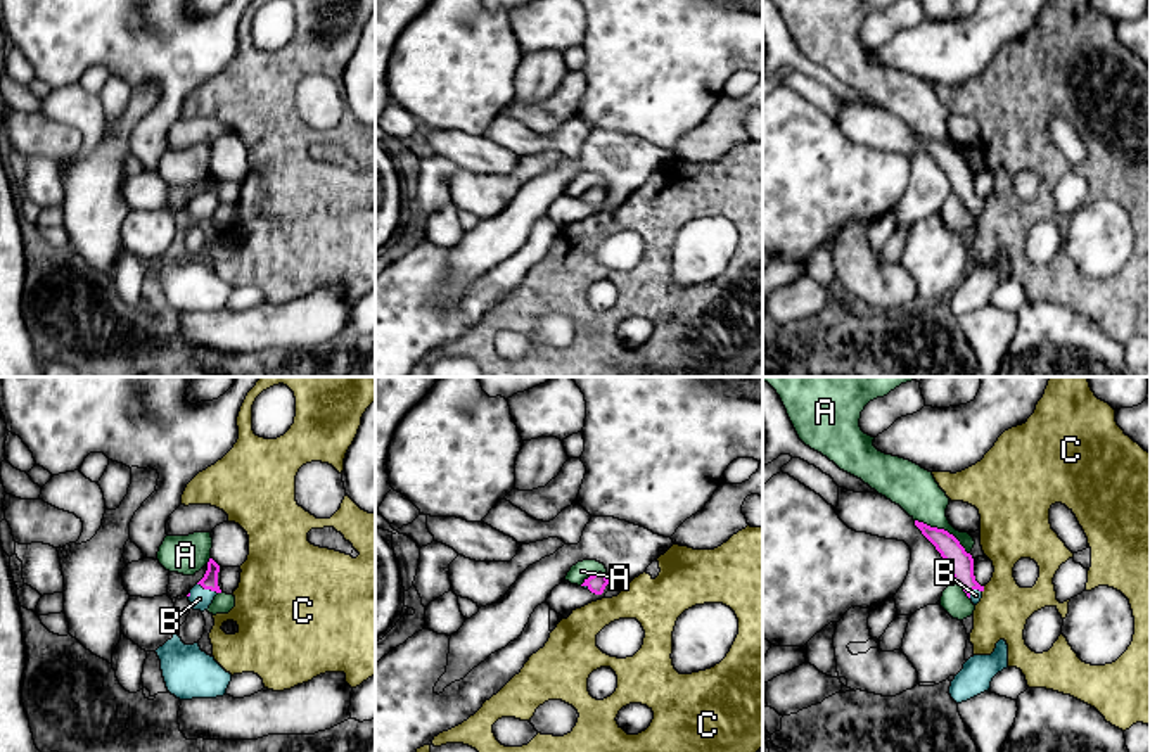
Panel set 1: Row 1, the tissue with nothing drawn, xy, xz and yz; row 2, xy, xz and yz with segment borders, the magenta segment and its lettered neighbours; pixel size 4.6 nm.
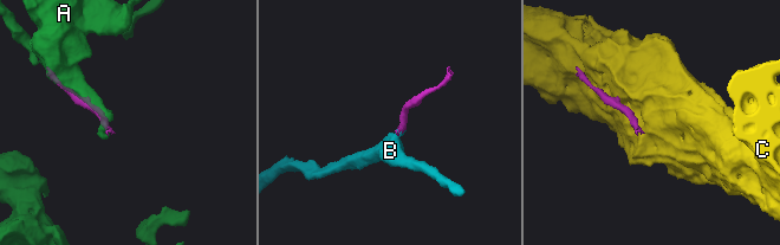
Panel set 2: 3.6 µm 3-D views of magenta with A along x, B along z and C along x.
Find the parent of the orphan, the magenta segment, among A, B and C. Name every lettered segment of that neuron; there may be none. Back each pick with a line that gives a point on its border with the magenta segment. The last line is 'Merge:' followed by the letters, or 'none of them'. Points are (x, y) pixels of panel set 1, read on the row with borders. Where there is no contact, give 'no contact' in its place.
B: contact xy (208, 588)
Merge: B

